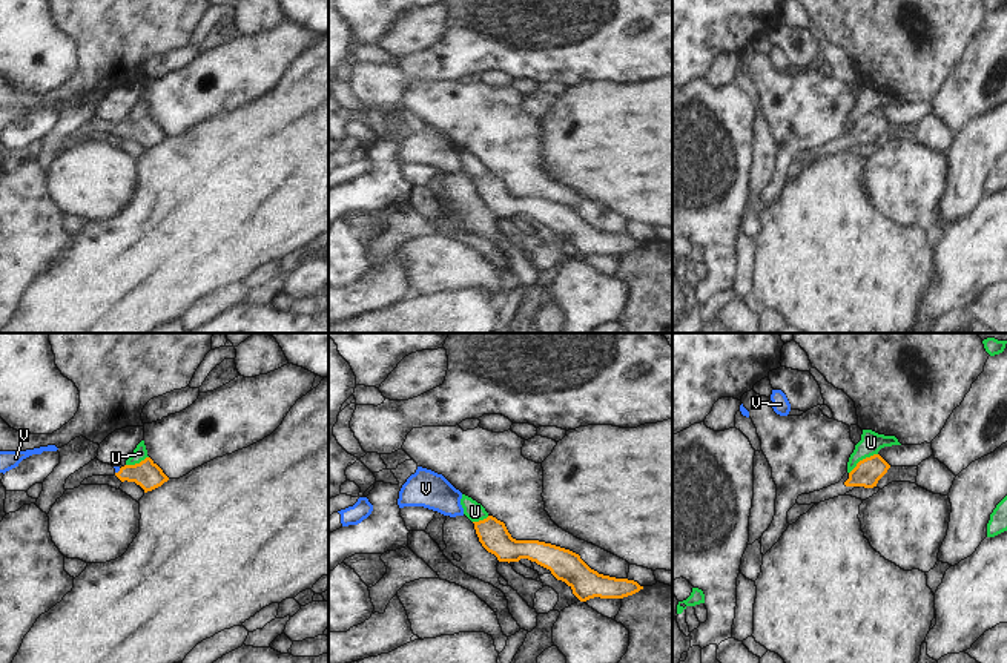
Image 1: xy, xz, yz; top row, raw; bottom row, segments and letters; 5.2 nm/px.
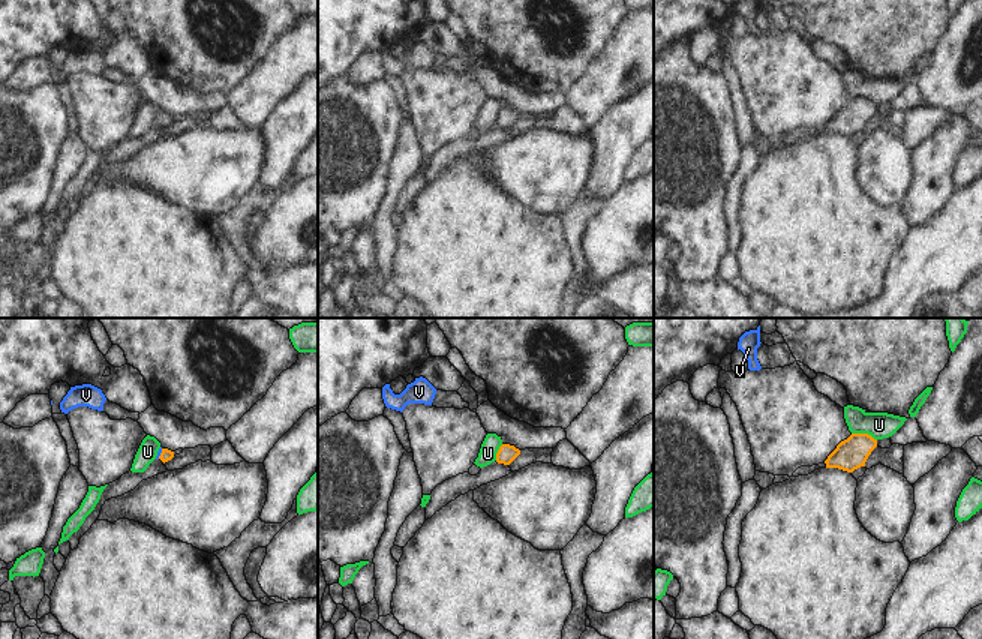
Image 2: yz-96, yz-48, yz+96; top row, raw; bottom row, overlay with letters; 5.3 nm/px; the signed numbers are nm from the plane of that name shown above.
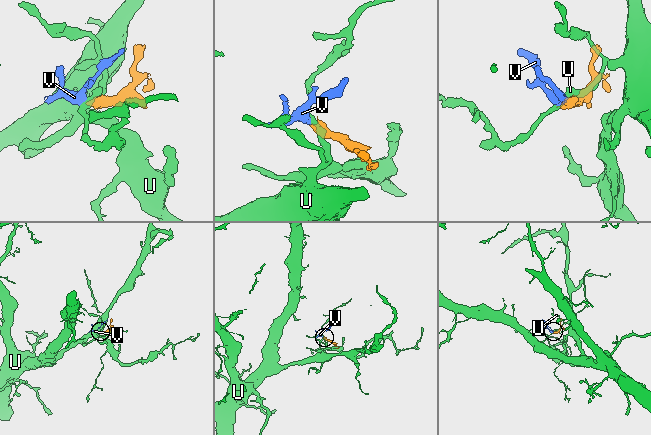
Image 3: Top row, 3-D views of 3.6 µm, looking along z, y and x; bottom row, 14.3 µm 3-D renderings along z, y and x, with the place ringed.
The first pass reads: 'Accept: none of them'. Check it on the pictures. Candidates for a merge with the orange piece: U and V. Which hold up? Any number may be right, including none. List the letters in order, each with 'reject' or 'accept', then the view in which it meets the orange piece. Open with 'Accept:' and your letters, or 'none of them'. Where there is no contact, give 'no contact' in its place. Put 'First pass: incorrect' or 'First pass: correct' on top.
First pass: incorrect
Accept: V
U: reject; meets orange in yz
V: accept; meets orange in xy

